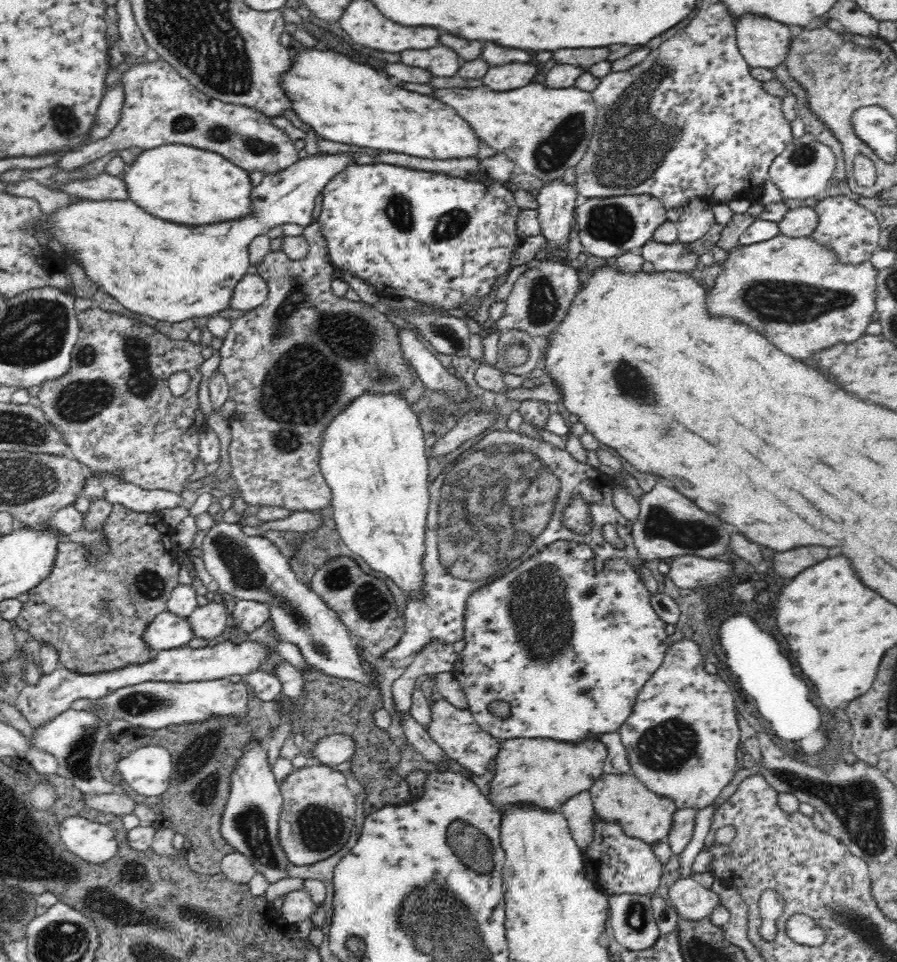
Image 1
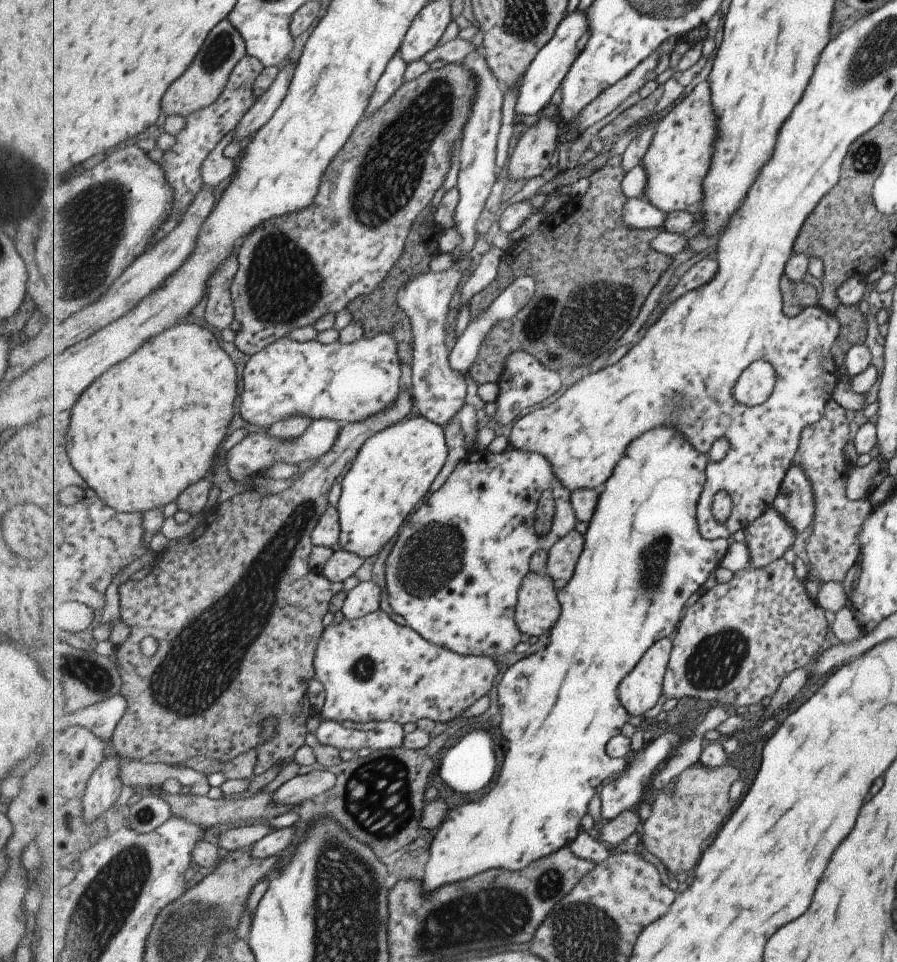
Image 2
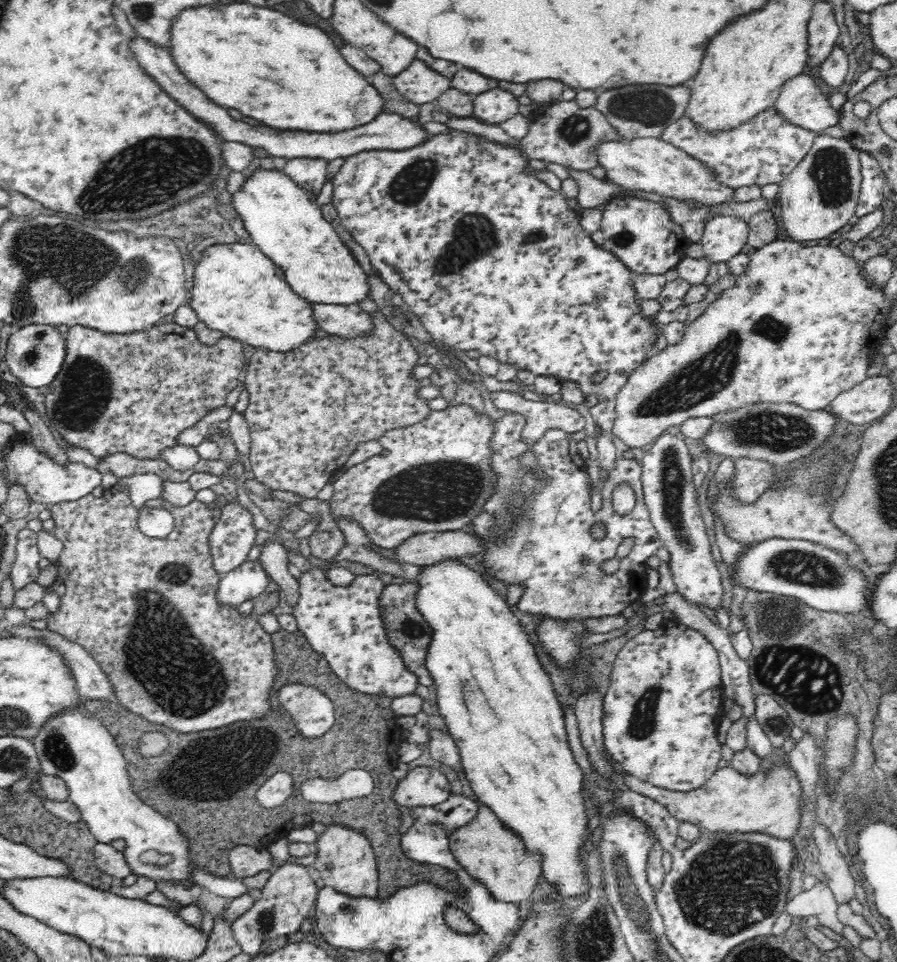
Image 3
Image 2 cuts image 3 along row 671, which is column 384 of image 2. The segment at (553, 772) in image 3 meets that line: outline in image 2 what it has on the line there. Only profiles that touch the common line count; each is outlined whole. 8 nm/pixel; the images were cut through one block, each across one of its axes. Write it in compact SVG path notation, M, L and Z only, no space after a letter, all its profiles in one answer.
M412 417L375 434L359 452L341 480L338 510L341 520L339 545L361 558L369 558L389 544L413 508L431 490L448 459L446 429L427 417Z

